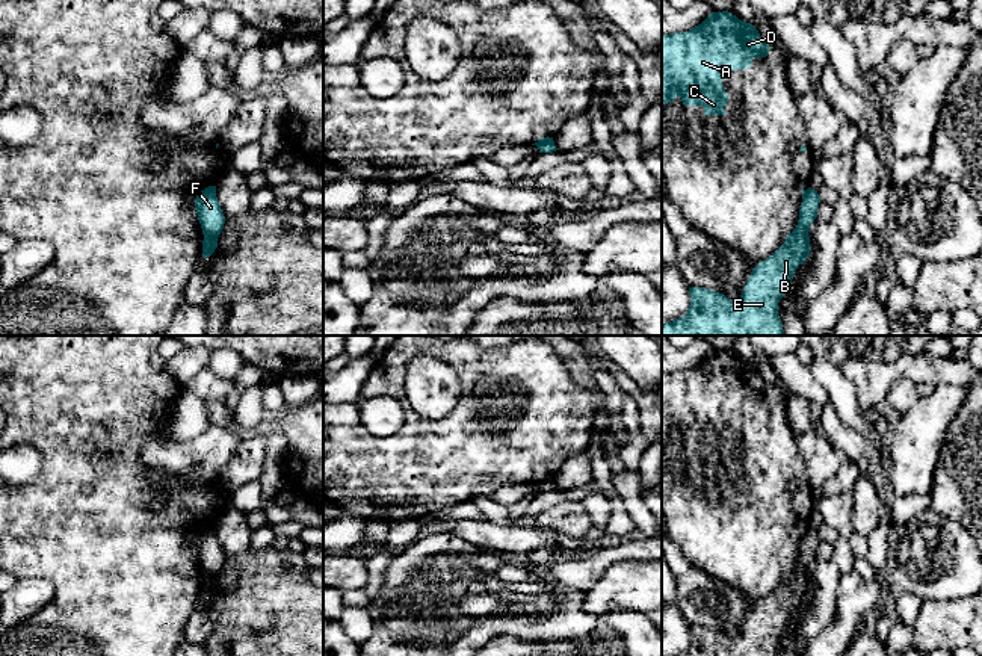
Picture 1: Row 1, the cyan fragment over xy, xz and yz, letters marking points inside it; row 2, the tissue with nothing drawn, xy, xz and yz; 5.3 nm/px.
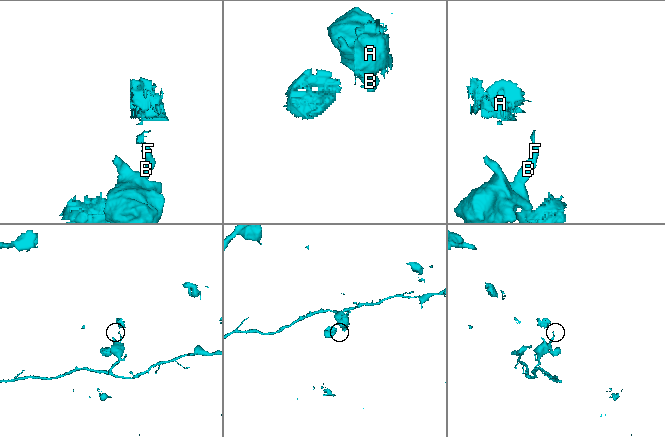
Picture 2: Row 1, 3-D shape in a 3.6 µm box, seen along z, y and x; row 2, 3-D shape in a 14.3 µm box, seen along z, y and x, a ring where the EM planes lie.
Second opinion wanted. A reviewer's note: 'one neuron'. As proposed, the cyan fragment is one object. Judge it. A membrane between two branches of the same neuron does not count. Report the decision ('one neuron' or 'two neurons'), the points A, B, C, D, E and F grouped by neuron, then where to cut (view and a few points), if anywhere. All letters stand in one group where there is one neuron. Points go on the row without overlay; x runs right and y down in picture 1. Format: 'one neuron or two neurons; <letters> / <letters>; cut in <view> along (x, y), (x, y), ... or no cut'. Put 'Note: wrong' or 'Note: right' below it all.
two neurons; A C D / B E F; cut in xz along (552, 476), (537, 484)
Note: wrong

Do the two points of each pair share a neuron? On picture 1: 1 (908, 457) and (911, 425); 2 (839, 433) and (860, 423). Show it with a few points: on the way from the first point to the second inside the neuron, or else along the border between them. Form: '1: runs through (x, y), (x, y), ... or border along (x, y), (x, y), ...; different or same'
1: runs through (910, 449), (911, 433); same
2: border along (830, 404), (846, 423), (864, 434), (872, 443); different

